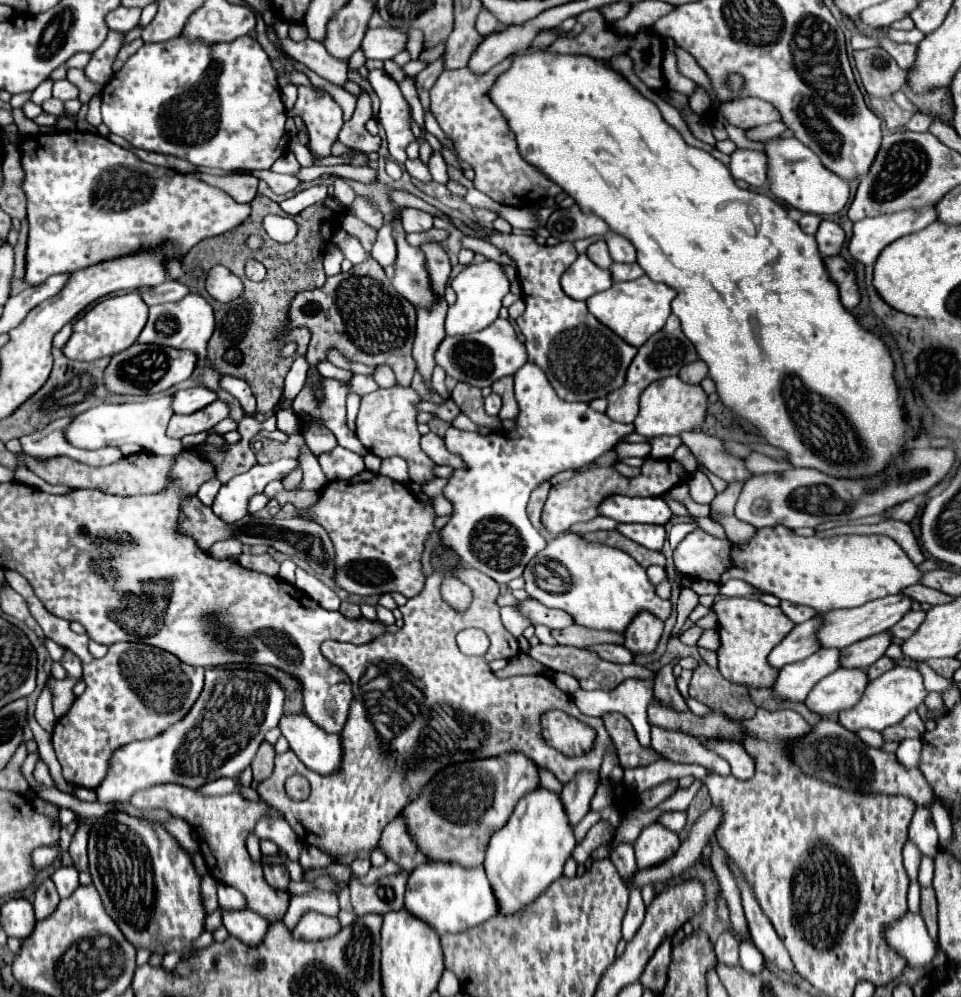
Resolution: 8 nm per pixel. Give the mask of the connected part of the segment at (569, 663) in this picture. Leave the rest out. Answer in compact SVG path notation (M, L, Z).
M536 645L530 649L528 653L530 657L534 657L536 661L540 661L542 665L548 665L550 669L554 671L564 671L568 675L574 675L578 681L580 681L580 687L586 689L586 691L594 691L594 689L604 689L604 691L610 691L614 689L618 683L622 683L624 679L637 678L637 679L649 679L654 676L653 671L647 667L630 664L630 665L614 665L610 661L604 661L604 659L598 659L598 655L594 651L588 651L588 649L580 649L580 647L570 647L570 645Z

